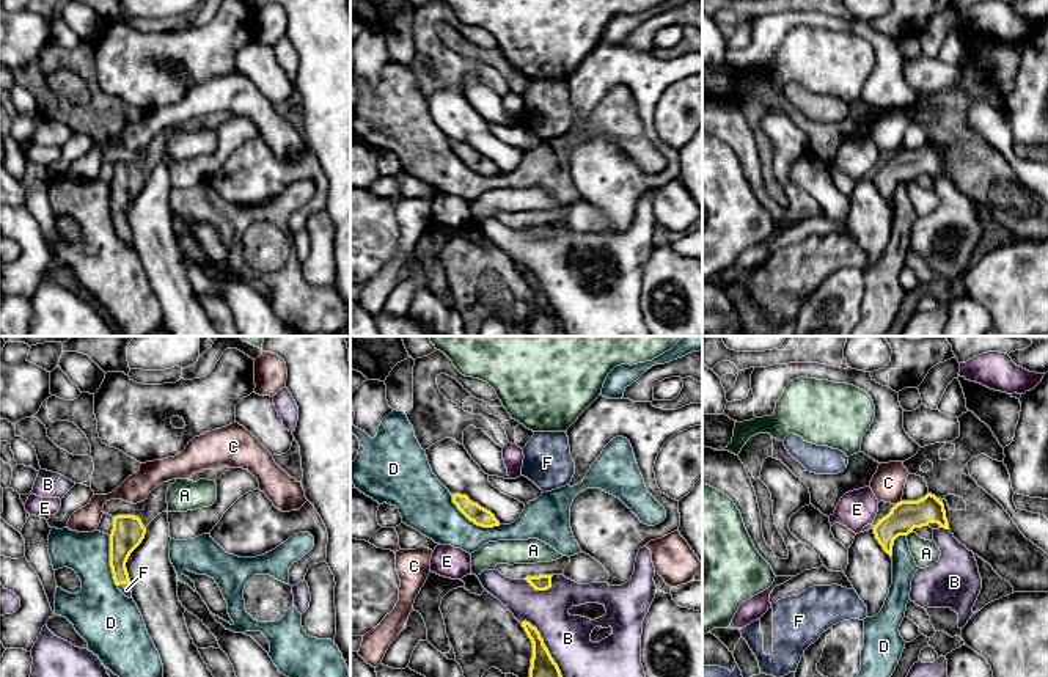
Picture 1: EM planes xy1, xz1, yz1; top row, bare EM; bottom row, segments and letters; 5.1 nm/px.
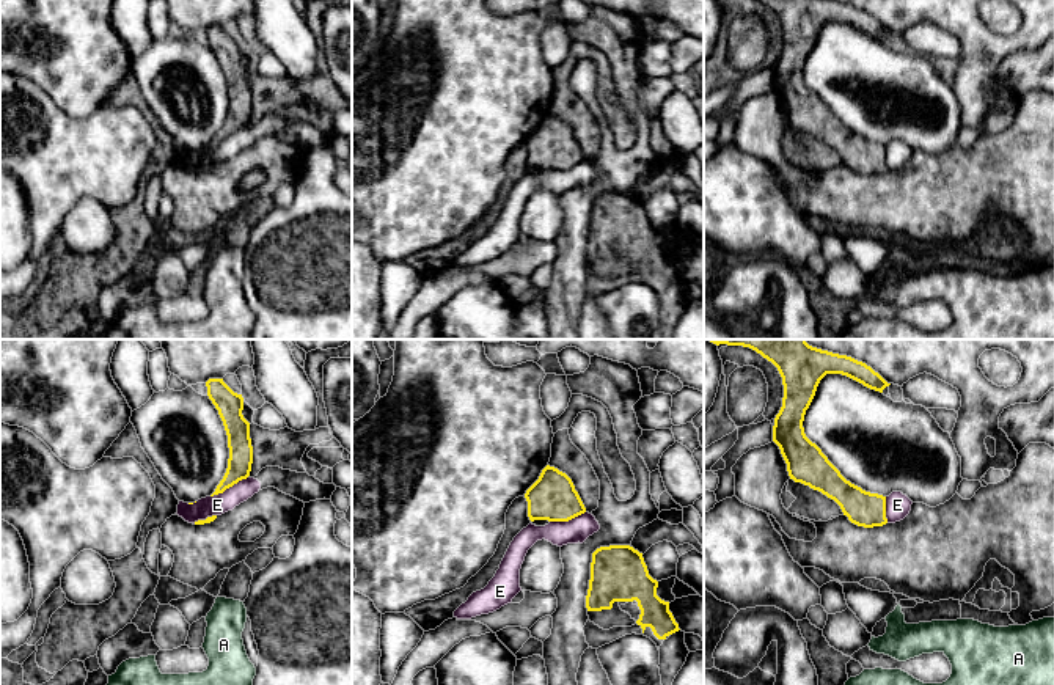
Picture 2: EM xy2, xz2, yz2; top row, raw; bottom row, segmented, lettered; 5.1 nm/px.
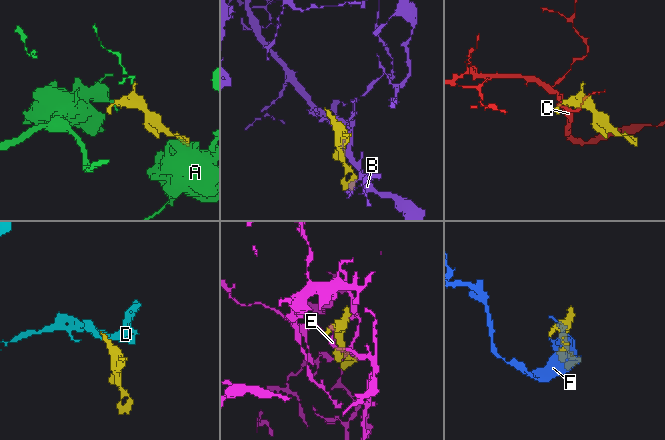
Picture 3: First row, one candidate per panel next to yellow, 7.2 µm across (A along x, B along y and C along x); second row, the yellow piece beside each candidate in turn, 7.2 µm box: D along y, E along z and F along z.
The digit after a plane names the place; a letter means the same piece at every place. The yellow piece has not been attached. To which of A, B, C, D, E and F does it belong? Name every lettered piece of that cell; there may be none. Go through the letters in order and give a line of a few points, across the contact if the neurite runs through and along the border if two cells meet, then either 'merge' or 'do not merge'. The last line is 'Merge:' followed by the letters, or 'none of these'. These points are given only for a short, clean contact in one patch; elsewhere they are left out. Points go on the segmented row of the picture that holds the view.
A: line yz1 (912, 531), (907, 536); do not merge
B: do not merge
C: line yz1 (901, 500), (896, 505); do not merge
D: line xz1 (451, 495), (456, 506), (475, 523), (483, 526), (500, 525); do not merge
E: line xy2 (247, 476), (211, 497); do not merge
F: line xy1 (126, 536), (120, 548), (123, 583), (126, 589); merge
Merge: F

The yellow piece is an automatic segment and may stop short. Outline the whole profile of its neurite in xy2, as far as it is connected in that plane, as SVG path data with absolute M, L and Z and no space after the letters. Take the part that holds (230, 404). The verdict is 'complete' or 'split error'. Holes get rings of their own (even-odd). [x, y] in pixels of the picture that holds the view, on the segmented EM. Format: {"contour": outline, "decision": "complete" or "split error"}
{"contour": "M209 379L206 386L207 396L223 421L229 448L228 468L215 492L210 495L214 496L250 476L253 446L250 438L250 423L242 415L242 394L234 393L223 379Z", "decision": "complete"}

